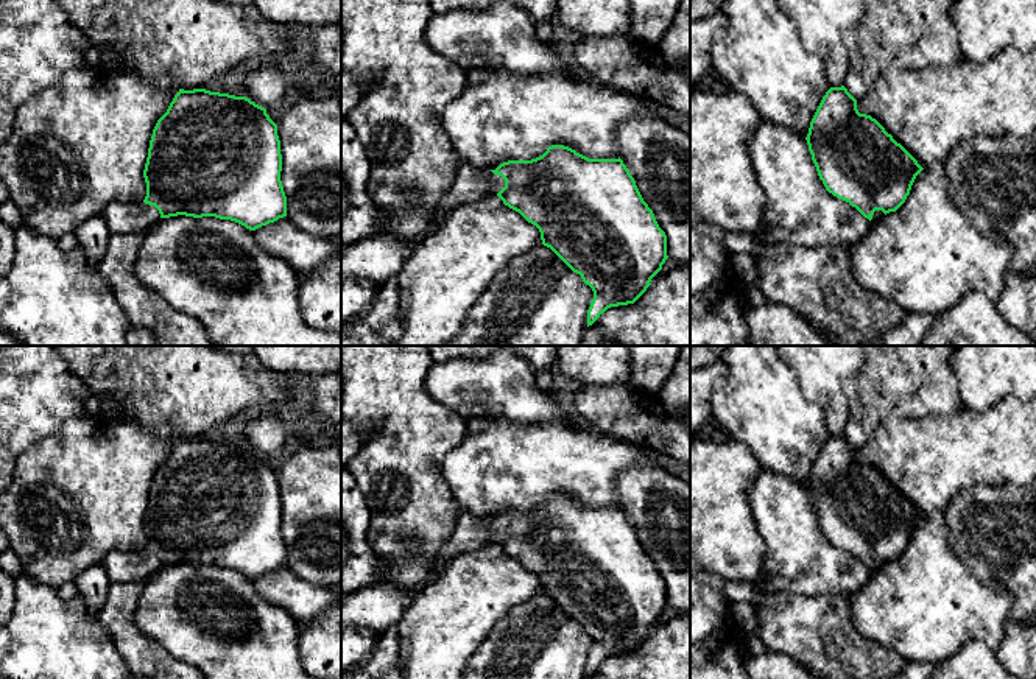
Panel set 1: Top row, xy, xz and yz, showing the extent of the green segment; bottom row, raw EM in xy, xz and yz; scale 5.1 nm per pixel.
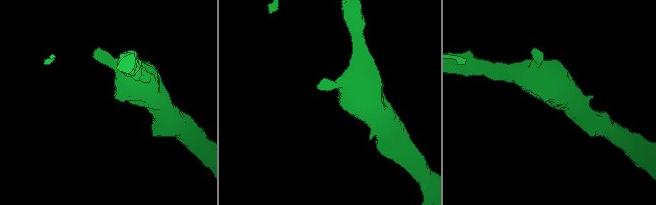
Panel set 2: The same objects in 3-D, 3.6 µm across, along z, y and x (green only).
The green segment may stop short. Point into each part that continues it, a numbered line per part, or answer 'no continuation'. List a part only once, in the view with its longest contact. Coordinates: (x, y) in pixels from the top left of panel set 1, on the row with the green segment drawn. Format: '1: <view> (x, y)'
1: xz (377, 259)

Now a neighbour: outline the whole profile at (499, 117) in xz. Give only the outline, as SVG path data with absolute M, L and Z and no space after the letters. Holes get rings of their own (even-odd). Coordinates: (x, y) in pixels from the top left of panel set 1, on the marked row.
M478 67L467 72L464 90L444 109L442 126L453 148L464 162L478 168L495 170L508 160L531 160L542 156L551 145L564 145L589 159L618 159L617 128L628 118L659 117L637 97L601 84L594 78L566 73L514 75L497 67Z

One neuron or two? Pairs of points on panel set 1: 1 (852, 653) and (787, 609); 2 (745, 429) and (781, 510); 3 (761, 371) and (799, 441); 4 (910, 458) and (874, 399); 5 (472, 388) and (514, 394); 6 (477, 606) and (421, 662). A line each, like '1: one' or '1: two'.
1: one
2: two
3: one
4: two
5: one
6: one

